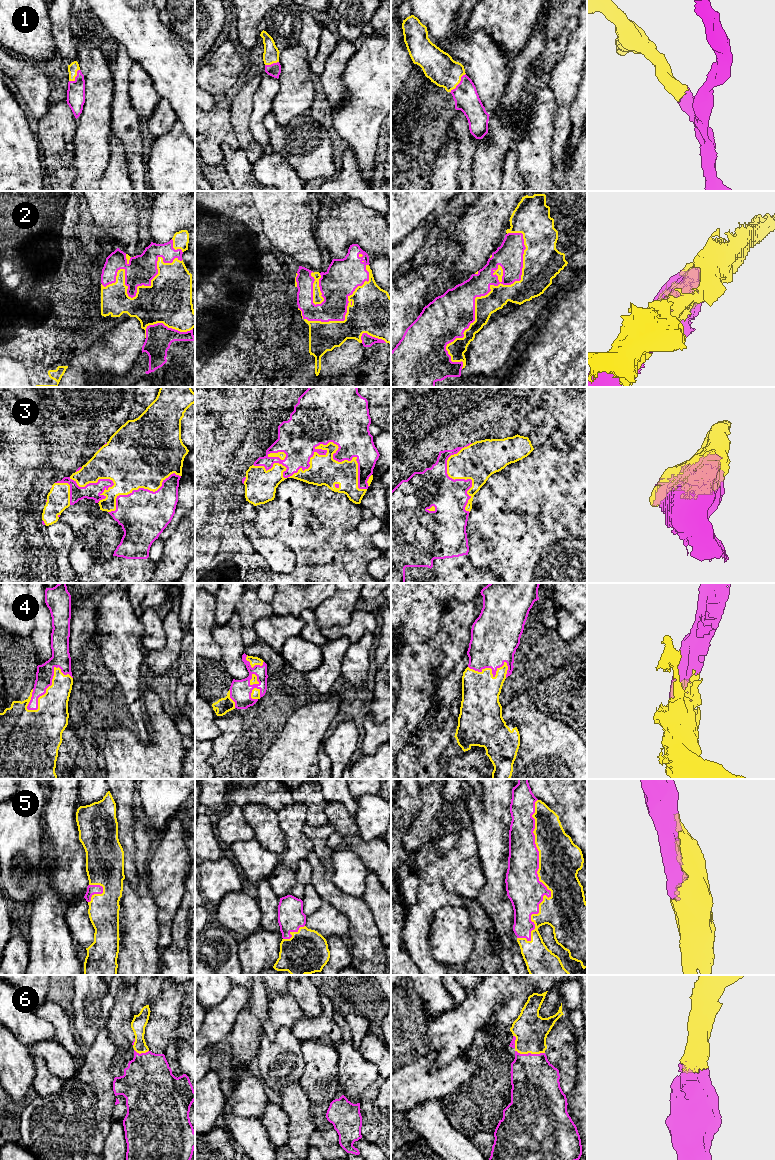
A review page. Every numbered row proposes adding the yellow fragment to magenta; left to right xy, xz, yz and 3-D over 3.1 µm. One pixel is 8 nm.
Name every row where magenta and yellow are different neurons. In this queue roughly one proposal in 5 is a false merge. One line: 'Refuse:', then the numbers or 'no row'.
Refuse: no row

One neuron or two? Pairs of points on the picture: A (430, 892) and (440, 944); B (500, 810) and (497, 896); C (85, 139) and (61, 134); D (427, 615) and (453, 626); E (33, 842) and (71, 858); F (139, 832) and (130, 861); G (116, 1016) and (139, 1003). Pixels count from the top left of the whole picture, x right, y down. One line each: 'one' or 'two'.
A: two
B: one
C: two
D: two
E: two
F: two
G: two

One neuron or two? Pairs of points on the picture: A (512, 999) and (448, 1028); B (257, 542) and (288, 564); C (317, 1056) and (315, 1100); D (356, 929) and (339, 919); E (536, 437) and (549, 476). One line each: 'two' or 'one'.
A: one
B: one
C: one
D: two
E: two

